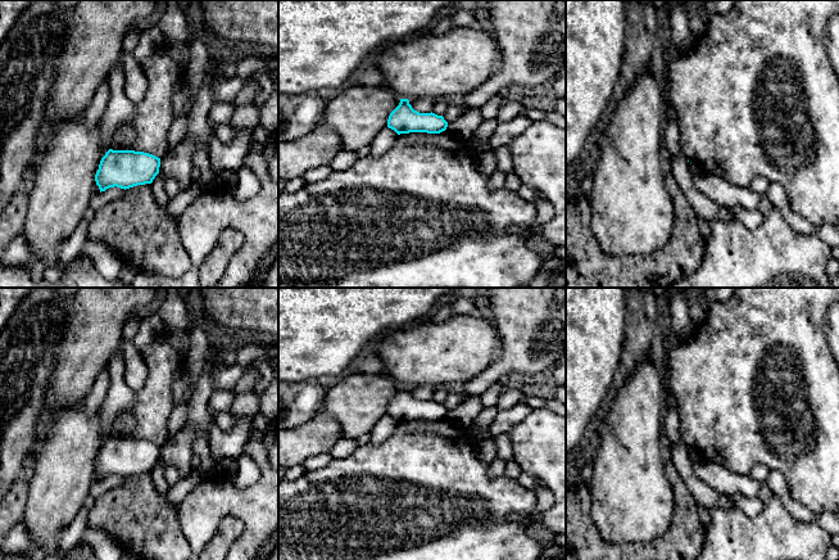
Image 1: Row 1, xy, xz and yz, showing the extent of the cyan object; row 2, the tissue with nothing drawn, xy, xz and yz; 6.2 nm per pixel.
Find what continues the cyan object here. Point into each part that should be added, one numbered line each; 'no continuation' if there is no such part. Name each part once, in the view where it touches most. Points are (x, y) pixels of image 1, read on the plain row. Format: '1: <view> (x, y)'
no continuation

